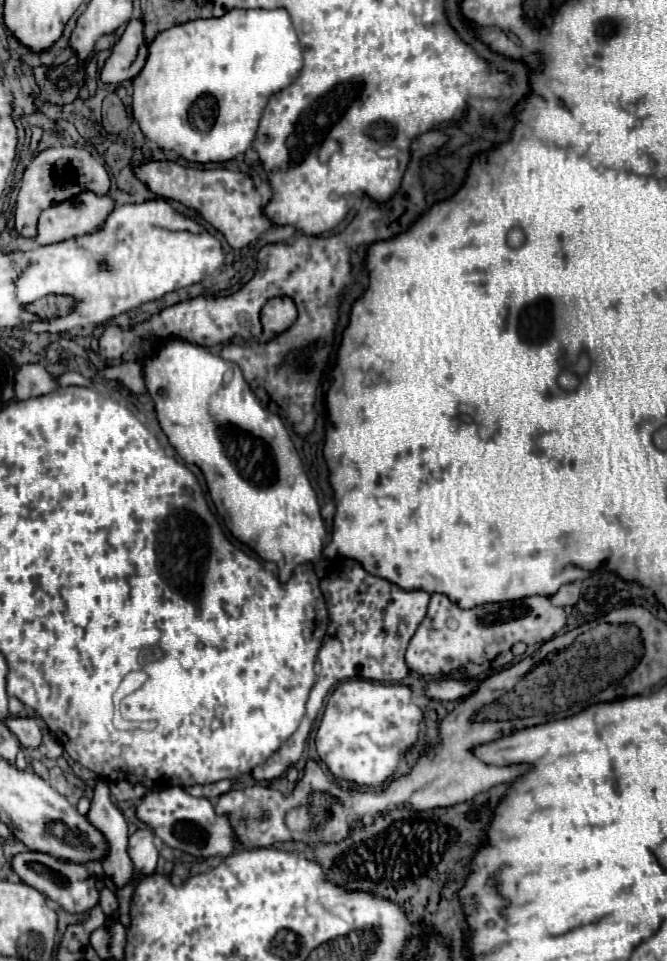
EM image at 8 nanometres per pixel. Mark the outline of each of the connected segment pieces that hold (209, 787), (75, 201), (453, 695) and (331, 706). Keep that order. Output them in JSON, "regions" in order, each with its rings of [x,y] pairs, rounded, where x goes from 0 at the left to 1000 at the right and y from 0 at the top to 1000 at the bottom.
{"regions":[[[[330,812],[330,814],[321,814],[321,816],[282,818],[282,820],[276,820],[276,822],[279,822],[282,826],[288,826],[288,828],[303,828],[303,830],[321,832],[321,830],[333,828],[336,824],[342,824],[342,822],[348,822],[348,820],[351,820],[351,814],[348,814],[348,812]]],[[[123,200],[87,214],[78,214],[63,221],[57,231],[57,246],[51,248],[57,254],[84,254],[111,246],[126,246],[150,239],[156,235],[156,227],[171,219],[171,208],[165,204],[144,204],[141,200]]],[[[651,708],[642,714],[642,724],[654,728],[684,730],[708,722],[708,718],[714,718],[717,712],[717,708]]],[[[544,706],[513,710],[495,724],[474,778],[489,799],[510,812],[570,820],[597,801],[603,787],[627,772],[633,739],[618,730],[618,718],[606,712],[571,712]]]]}

